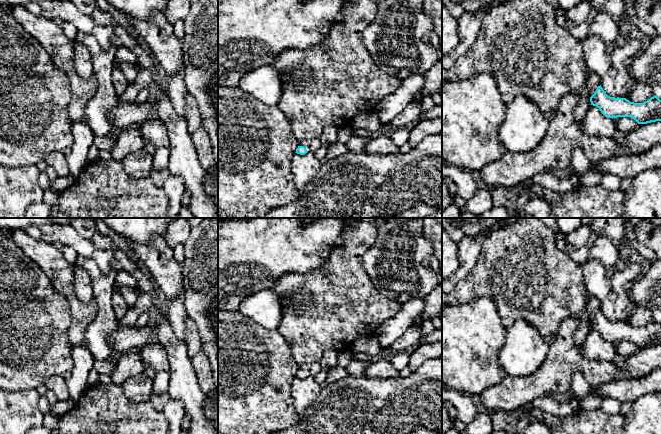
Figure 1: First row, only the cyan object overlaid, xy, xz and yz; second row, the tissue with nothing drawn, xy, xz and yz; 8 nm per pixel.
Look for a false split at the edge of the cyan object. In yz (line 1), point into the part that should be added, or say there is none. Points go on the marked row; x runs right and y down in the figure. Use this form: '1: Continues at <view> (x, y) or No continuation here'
1: No continuation here

